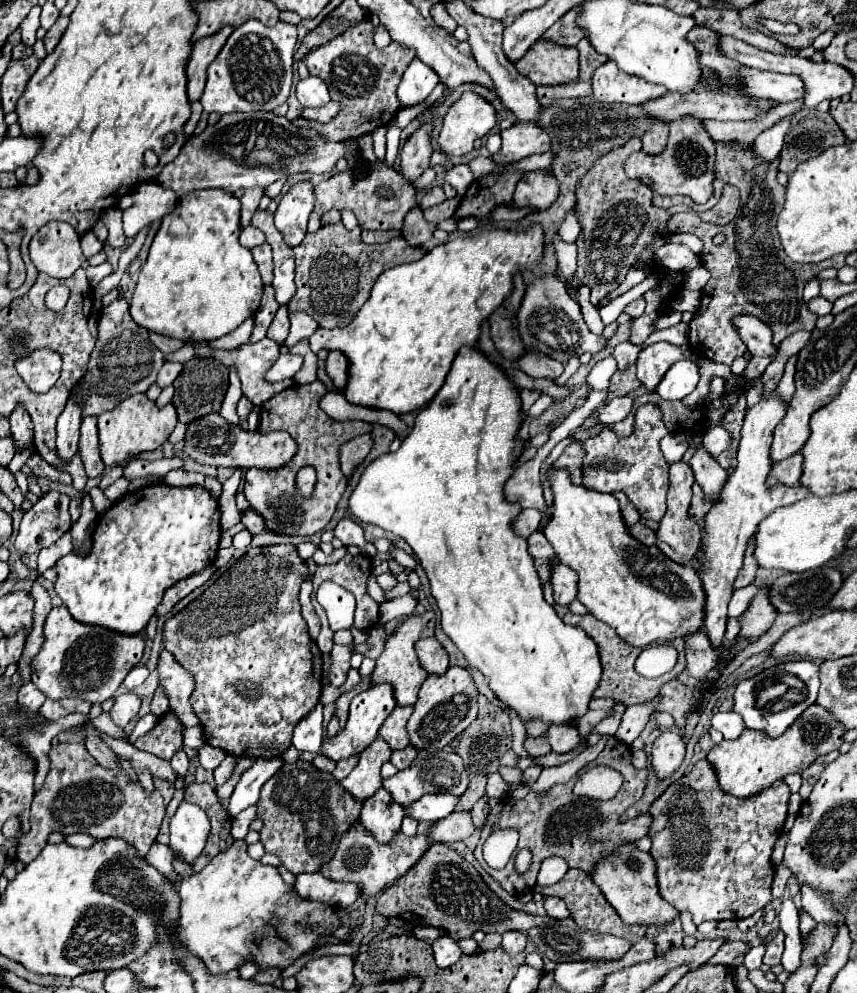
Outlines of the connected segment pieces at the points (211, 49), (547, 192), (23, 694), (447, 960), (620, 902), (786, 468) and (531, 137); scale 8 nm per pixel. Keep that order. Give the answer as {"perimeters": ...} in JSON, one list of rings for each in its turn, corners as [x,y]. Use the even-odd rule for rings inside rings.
{"perimeters":[[[[224,28],[224,32],[216,32],[216,36],[208,36],[208,40],[200,40],[200,44],[194,44],[188,60],[188,72],[186,72],[190,102],[202,96],[204,84],[206,84],[206,70],[212,64],[212,60],[218,56],[218,52],[222,50],[222,46],[226,44],[232,32],[234,28]]],[[[548,170],[526,172],[516,184],[512,208],[548,208],[558,196],[558,180]]],[[[25,684],[17,693],[17,702],[22,706],[37,712],[45,702],[46,697],[34,684]]],[[[442,936],[432,944],[434,950],[434,960],[438,968],[450,968],[452,964],[456,964],[456,960],[460,960],[460,956],[464,954],[462,948],[458,946],[456,940],[452,940],[450,936]]],[[[626,844],[612,856],[600,860],[596,870],[590,876],[600,886],[606,900],[614,906],[614,910],[626,924],[638,924],[646,928],[668,926],[680,914],[676,908],[672,908],[672,904],[668,904],[658,894],[656,866],[654,866],[652,856],[648,852],[640,852],[634,844]]],[[[802,452],[792,454],[788,460],[780,460],[774,464],[772,468],[772,476],[768,480],[768,486],[776,484],[776,482],[784,482],[784,484],[798,484],[800,482],[800,472],[802,472]]],[[[532,122],[514,124],[502,130],[500,136],[502,136],[502,148],[492,156],[492,160],[498,164],[510,164],[530,154],[542,154],[550,150],[548,134],[542,128],[534,126]]]]}

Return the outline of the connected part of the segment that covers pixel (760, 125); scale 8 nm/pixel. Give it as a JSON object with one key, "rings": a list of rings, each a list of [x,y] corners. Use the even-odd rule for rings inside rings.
{"rings":[[[802,100],[798,102],[788,102],[788,104],[778,104],[764,116],[750,120],[750,122],[716,122],[716,120],[704,120],[704,130],[712,134],[712,140],[722,140],[722,142],[738,142],[744,148],[748,148],[760,132],[776,124],[780,118],[794,114],[802,108]]]}

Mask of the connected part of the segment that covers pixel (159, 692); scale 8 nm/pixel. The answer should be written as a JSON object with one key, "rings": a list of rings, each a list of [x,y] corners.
{"rings":[[[161,686],[155,691],[151,702],[151,712],[157,716],[162,716],[169,709],[169,700]]]}

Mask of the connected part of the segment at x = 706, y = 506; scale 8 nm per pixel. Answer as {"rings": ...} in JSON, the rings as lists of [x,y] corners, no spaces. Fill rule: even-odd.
{"rings":[[[698,484],[692,486],[692,504],[690,504],[690,510],[688,510],[688,516],[696,522],[702,522],[702,518],[708,514],[710,510],[710,502],[704,500],[704,494],[702,494],[702,488]]]}

